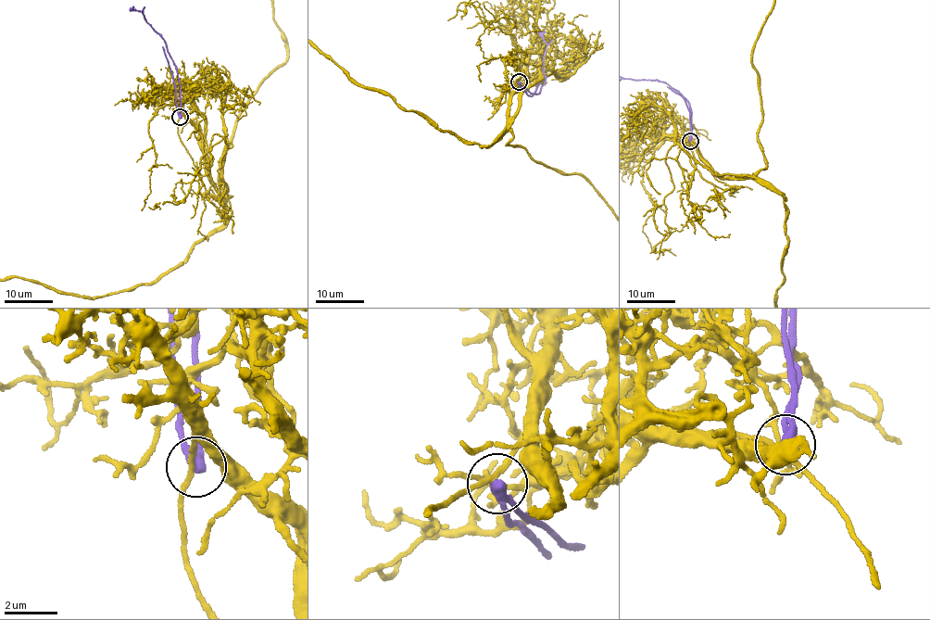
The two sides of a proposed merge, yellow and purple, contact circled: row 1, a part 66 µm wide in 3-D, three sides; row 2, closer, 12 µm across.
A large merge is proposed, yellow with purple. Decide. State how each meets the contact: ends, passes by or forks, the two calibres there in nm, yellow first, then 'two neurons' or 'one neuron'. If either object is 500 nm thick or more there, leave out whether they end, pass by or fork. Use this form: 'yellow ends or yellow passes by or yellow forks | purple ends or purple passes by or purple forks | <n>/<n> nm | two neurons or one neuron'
yellow passes by | purple passes by | 180/360 nm | two neurons

